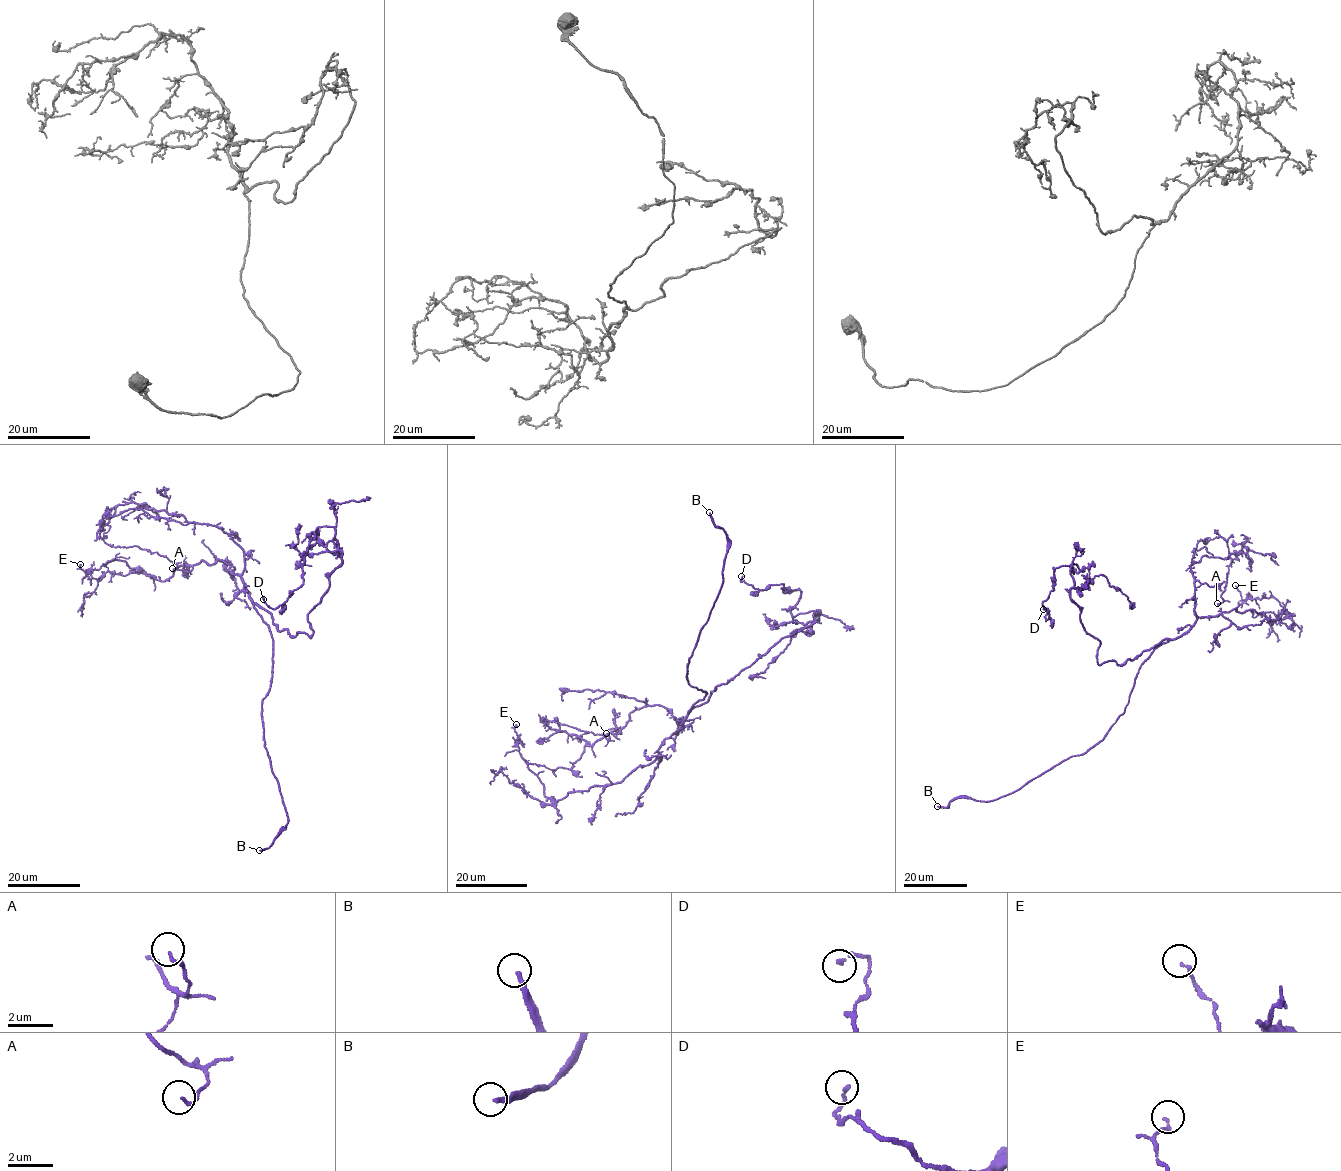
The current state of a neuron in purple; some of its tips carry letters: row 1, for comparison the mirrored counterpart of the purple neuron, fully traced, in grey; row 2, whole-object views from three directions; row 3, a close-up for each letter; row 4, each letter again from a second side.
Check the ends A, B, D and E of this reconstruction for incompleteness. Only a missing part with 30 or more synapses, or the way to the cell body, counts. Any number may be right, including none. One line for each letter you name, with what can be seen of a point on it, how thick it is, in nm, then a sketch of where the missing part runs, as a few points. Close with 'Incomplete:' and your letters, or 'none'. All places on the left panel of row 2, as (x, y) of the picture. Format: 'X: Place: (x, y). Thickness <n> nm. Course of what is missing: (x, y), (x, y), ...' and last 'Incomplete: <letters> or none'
B: Place: (259, 850). Thickness 200 nm. Course of what is missing: (259, 850), (229, 863), (210, 881)
Incomplete: B

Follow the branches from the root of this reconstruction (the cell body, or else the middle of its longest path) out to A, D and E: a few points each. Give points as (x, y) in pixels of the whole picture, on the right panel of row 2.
A: (1156, 645), (1181, 636), (1196, 619), (1191, 564), (1205, 555), (1246, 553), (1244, 542), (1217, 603)
D: (1156, 645), (1098, 663), (1099, 640), (1070, 598), (1075, 564), (1054, 570), (1046, 620), (1043, 609)
E: (1156, 645), (1235, 608), (1263, 612), (1270, 624), (1287, 616), (1271, 596), (1243, 602), (1235, 585)

